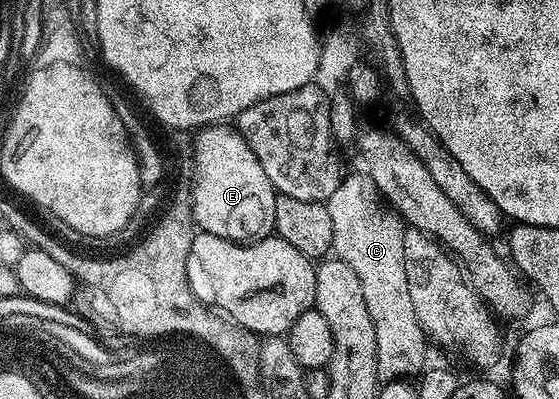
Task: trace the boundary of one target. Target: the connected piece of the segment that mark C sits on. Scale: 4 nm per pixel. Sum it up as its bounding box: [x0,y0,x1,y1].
[328,172,427,382]

